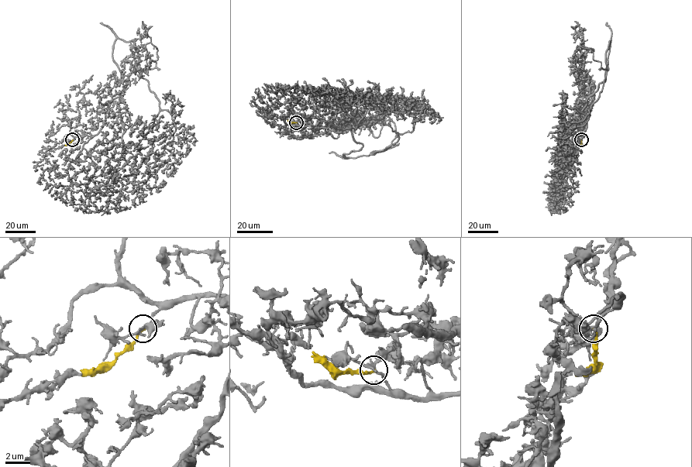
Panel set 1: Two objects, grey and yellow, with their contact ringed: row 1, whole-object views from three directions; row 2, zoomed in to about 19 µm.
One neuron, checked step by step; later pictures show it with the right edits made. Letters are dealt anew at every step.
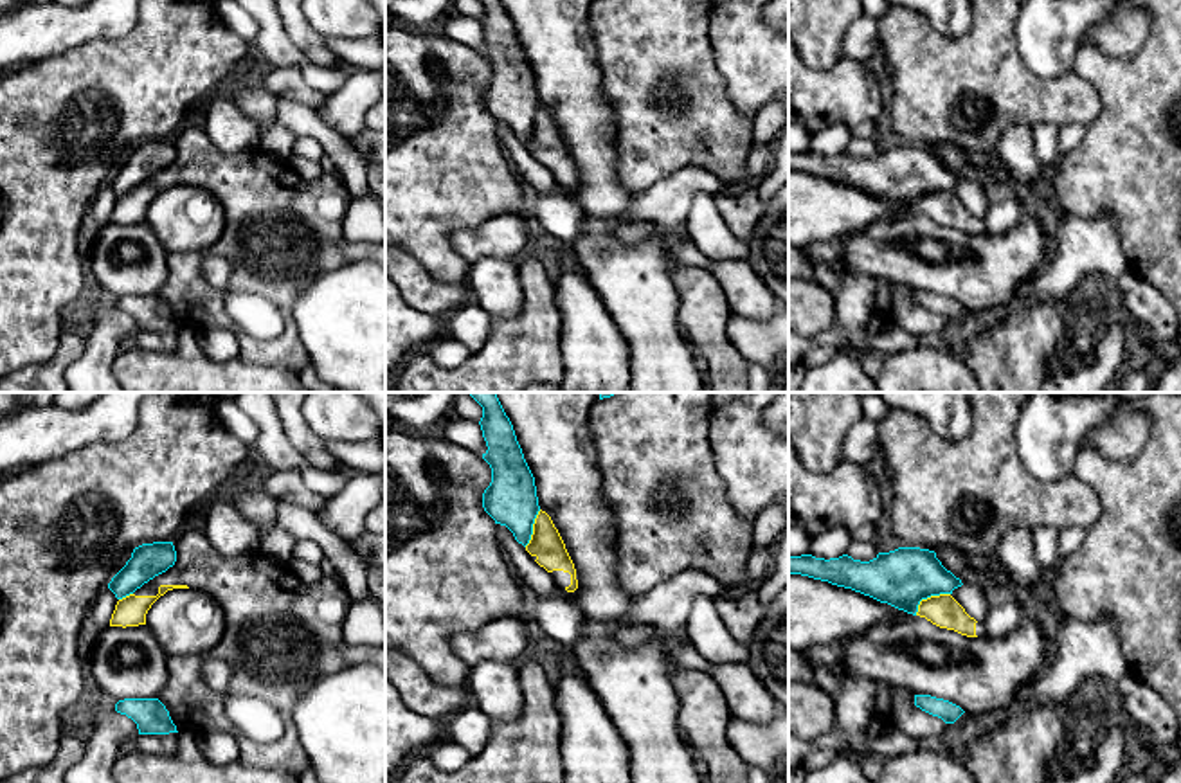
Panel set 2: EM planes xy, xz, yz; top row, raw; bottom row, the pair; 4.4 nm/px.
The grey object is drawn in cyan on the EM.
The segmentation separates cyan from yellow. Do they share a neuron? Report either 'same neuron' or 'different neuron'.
different neuron

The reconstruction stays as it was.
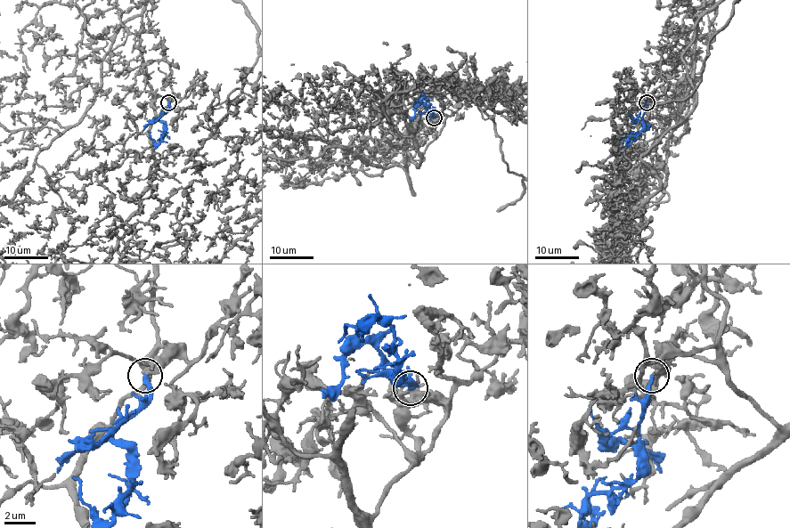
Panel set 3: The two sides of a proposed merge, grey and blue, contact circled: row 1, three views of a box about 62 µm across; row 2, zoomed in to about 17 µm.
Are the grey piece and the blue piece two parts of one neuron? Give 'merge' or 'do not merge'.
merge

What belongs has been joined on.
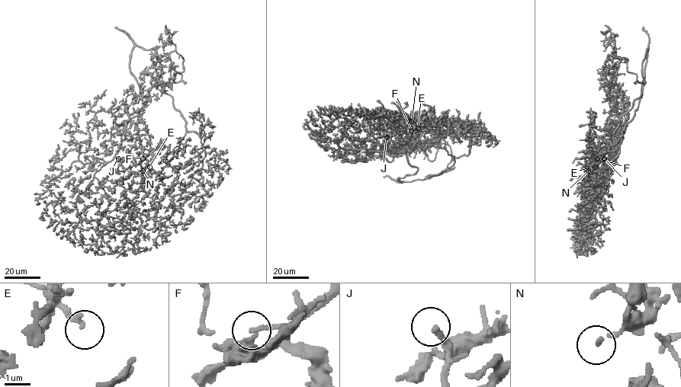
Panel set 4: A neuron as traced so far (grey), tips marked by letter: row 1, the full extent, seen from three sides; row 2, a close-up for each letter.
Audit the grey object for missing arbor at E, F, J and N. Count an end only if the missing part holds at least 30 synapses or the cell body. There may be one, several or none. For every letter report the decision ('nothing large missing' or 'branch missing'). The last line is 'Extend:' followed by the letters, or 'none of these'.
E: nothing large missing
F: nothing large missing
J: branch missing
N: nothing large missing
Extend: J

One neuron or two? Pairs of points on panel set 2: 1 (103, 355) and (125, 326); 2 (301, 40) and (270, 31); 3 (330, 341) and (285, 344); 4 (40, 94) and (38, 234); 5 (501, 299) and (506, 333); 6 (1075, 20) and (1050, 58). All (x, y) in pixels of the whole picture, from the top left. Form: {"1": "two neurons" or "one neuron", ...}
{"1": "one neuron", "2": "two neurons", "3": "two neurons", "4": "one neuron", "5": "two neurons", "6": "one neuron"}

